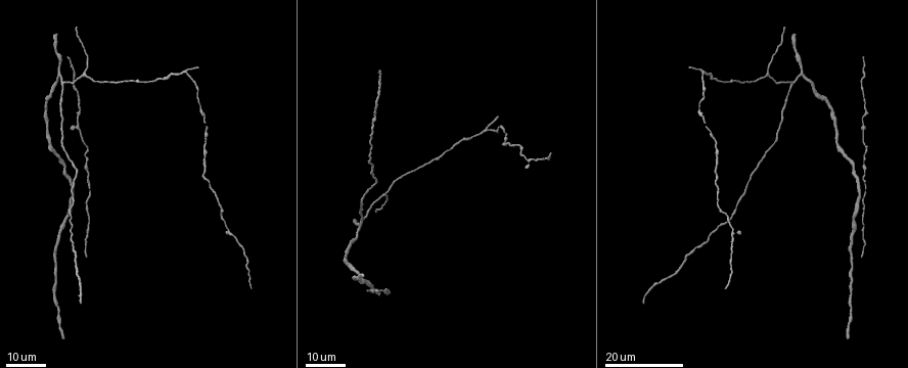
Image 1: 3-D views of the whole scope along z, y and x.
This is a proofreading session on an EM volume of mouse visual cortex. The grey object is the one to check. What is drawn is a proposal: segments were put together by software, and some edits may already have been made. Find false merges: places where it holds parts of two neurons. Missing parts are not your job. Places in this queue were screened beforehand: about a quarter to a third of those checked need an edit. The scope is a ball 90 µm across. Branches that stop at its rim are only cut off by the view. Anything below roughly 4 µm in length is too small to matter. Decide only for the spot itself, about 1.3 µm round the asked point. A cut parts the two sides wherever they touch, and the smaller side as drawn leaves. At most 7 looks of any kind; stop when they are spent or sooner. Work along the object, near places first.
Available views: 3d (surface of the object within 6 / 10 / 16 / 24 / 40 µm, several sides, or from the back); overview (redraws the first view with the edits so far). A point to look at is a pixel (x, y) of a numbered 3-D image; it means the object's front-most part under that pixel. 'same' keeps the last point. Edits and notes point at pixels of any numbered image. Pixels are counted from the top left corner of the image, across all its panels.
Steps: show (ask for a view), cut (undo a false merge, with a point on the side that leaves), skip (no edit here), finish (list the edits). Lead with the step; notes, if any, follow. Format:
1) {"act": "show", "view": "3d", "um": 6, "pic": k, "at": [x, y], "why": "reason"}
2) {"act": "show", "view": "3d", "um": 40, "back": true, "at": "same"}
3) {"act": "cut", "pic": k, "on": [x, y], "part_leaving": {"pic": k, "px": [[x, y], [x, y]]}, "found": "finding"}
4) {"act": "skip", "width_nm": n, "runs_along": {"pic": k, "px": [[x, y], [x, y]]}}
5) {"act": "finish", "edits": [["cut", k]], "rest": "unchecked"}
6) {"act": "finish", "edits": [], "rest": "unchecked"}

{"act": "show", "view": "3d", "um": 24, "pic": 1, "at": [792, 85], "why": "branch point"}

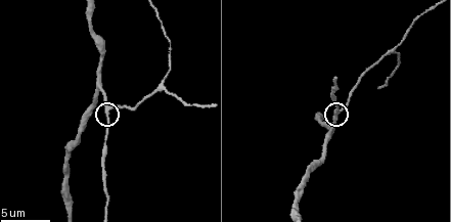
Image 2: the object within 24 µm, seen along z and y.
{"act": "show", "view": "3d", "um": 6, "pic": 2, "at": [337, 110]}

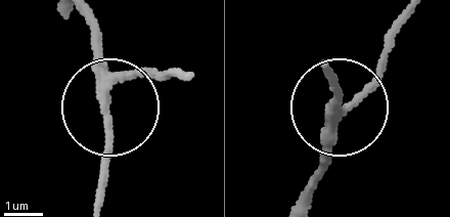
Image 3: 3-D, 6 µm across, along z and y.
{"act": "skip", "runs_along": {"pic": 3, "px": [[188, 75], [124, 85], [103, 154], [103, 199]]}, "found": "all the same neuron"}

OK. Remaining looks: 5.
{"act": "show", "view": "3d", "um": 16, "pic": 1, "at": [859, 196]}

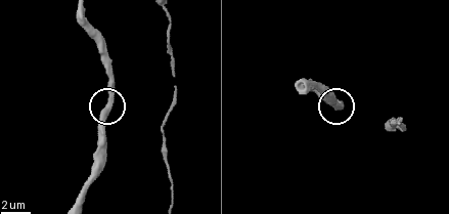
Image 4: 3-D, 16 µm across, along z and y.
{"act": "show", "view": "3d", "um": 6, "pic": 4, "at": [110, 109]}

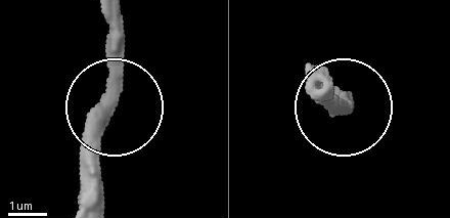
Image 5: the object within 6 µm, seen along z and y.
{"act": "skip", "side_arm_um": 41, "runs_along": {"pic": 5, "px": [[103, 9], [109, 117], [99, 205]]}, "found": "all the same neuron"}

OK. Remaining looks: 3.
{"act": "show", "view": "3d", "um": 16, "pic": 1, "at": [77, 125]}

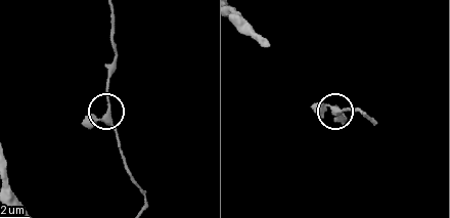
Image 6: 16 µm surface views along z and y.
{"act": "show", "view": "3d", "um": 10, "pic": 6, "at": [107, 111], "why": "zoom in"}

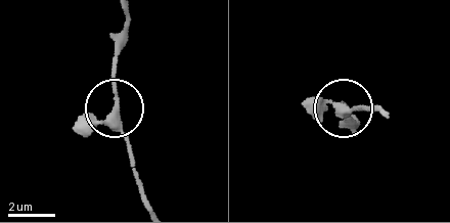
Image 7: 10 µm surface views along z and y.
{"act": "skip", "runs_along": {"pic": 7, "px": [[150, 206], [111, 100], [118, 49]]}, "found": "one neuron here"}

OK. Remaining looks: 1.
{"act": "finish", "edits": [], "rest": "unchecked"}

